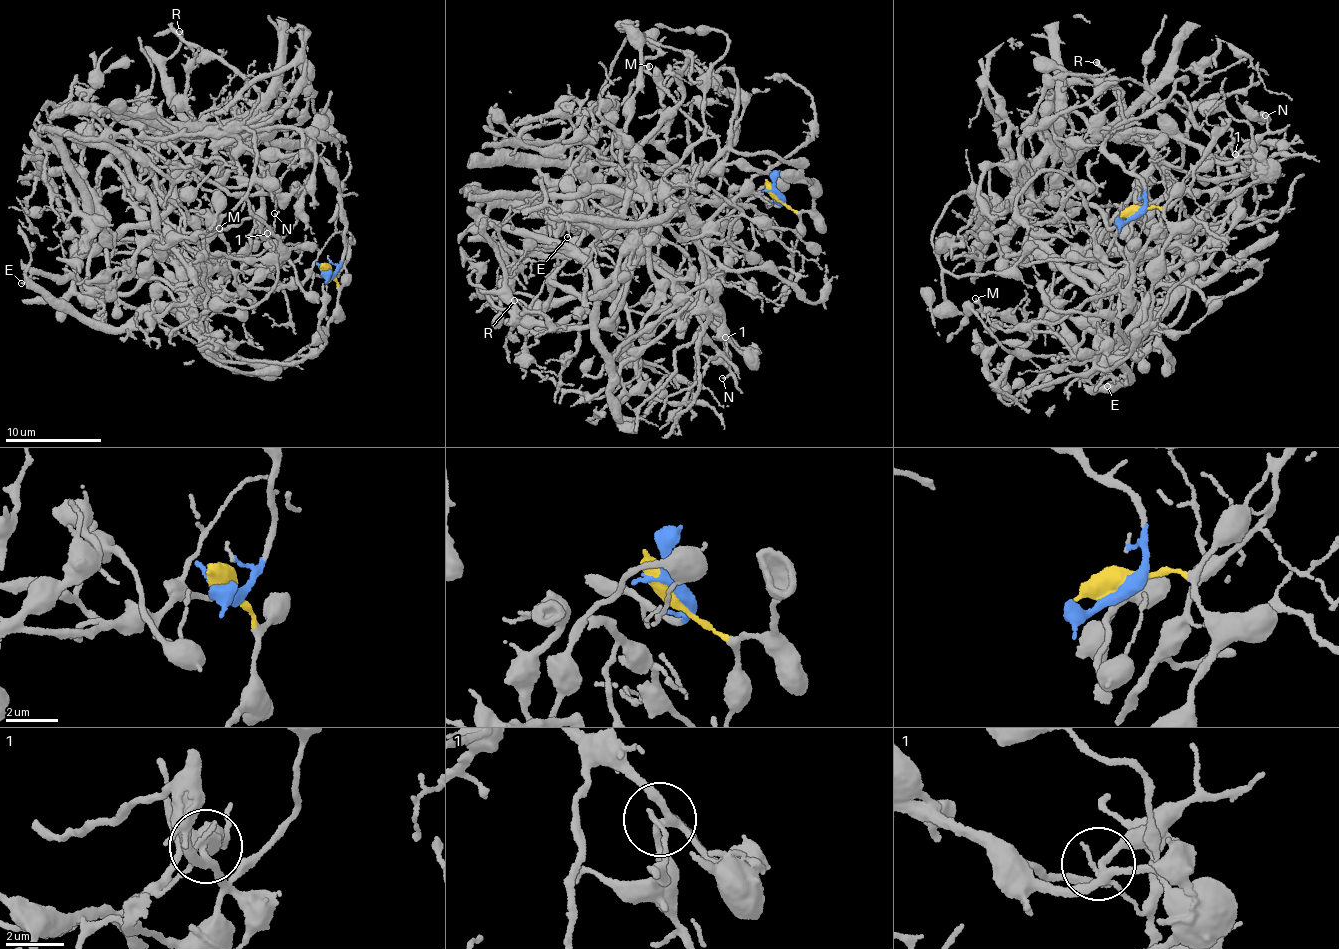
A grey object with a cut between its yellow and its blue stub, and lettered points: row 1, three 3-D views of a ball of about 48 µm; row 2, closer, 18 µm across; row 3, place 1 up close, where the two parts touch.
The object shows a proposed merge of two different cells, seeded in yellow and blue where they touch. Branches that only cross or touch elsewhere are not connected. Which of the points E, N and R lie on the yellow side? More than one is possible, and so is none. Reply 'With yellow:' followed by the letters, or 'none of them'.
With yellow: E

